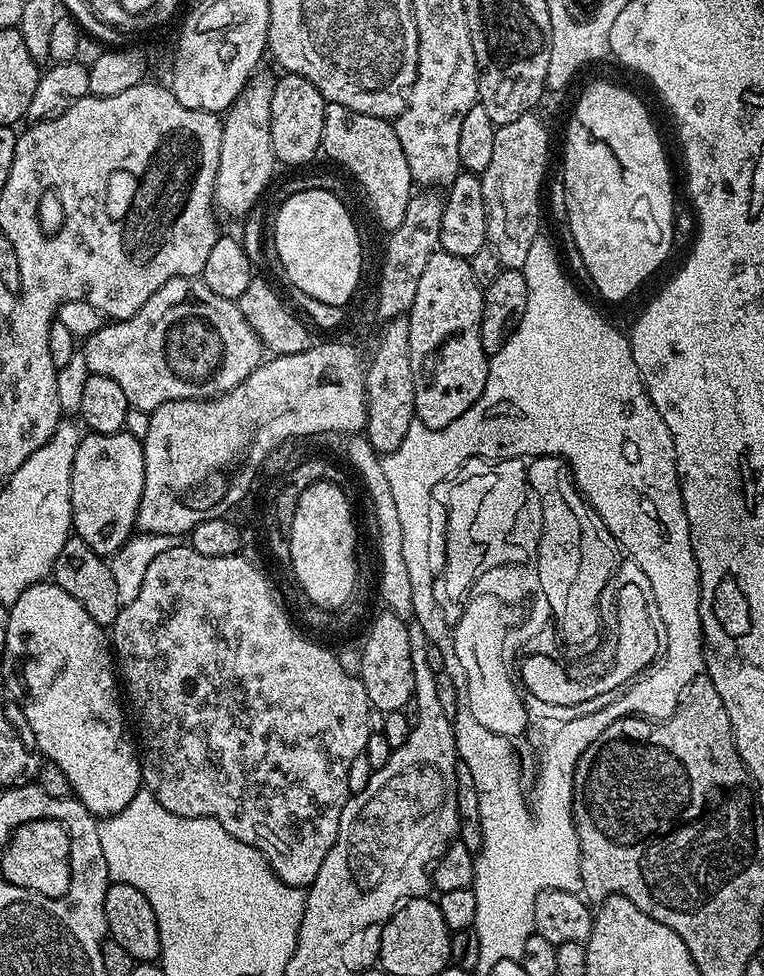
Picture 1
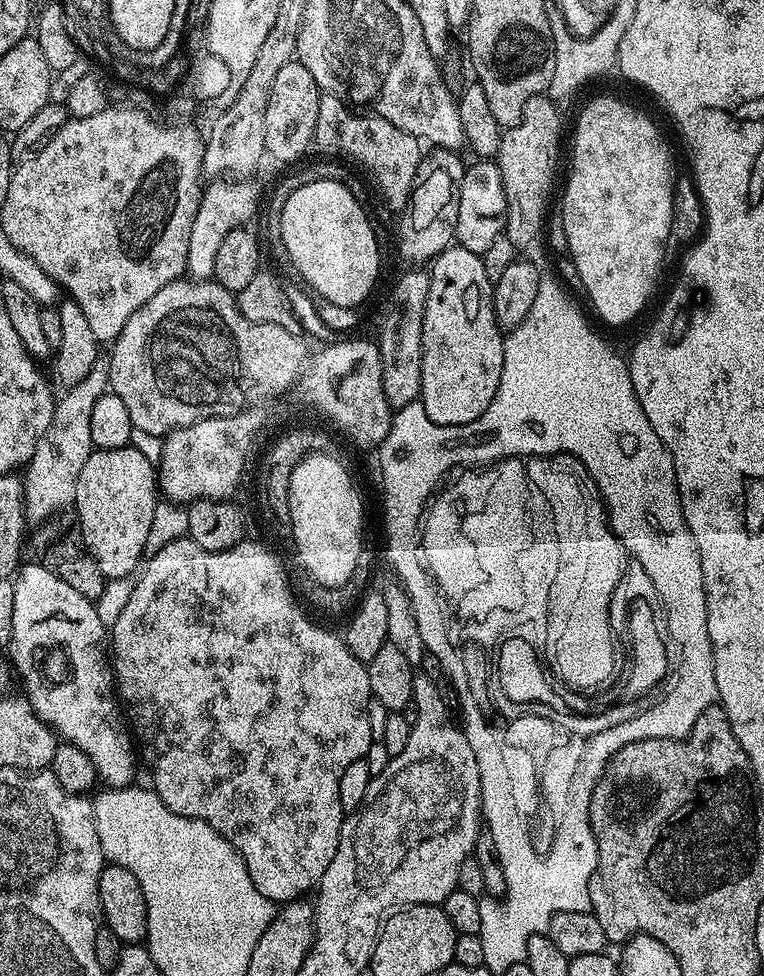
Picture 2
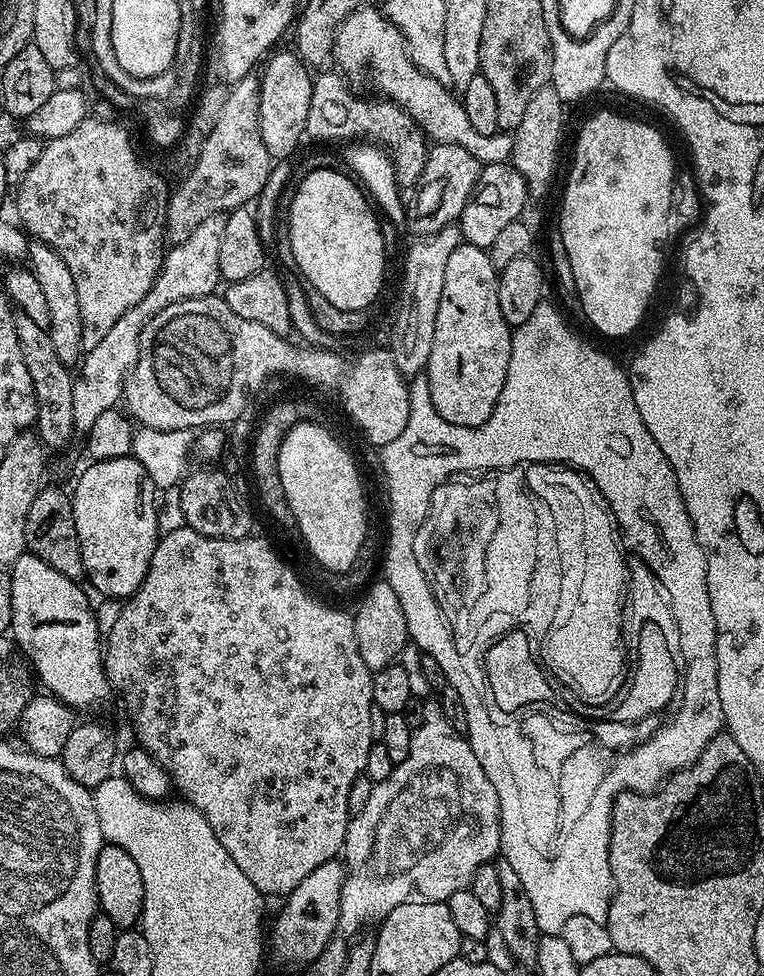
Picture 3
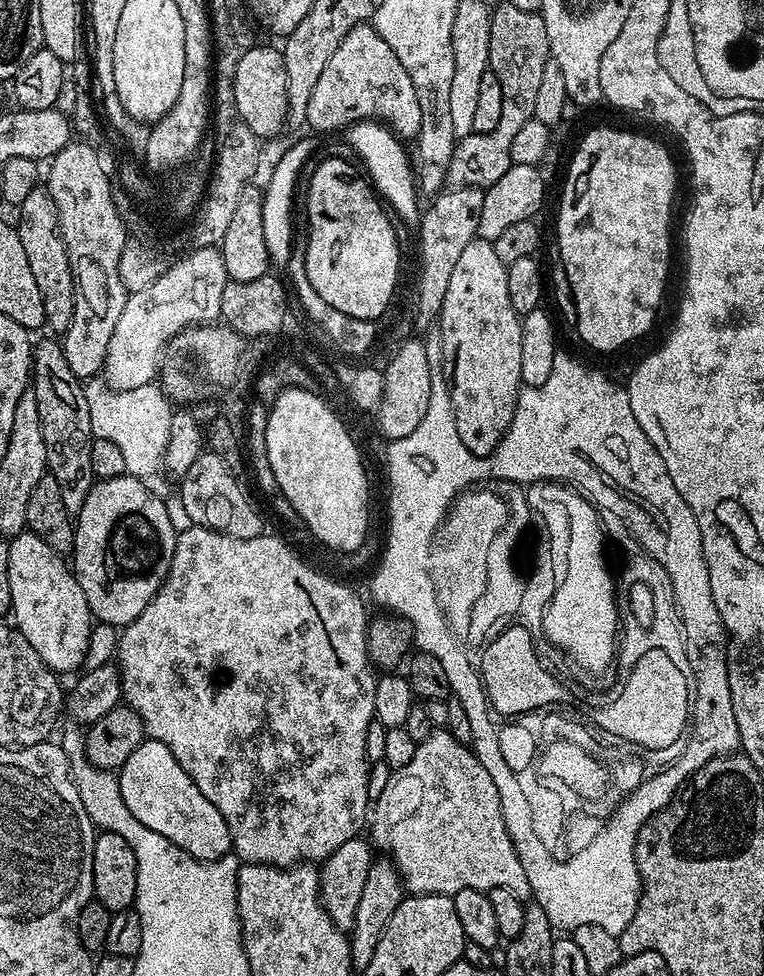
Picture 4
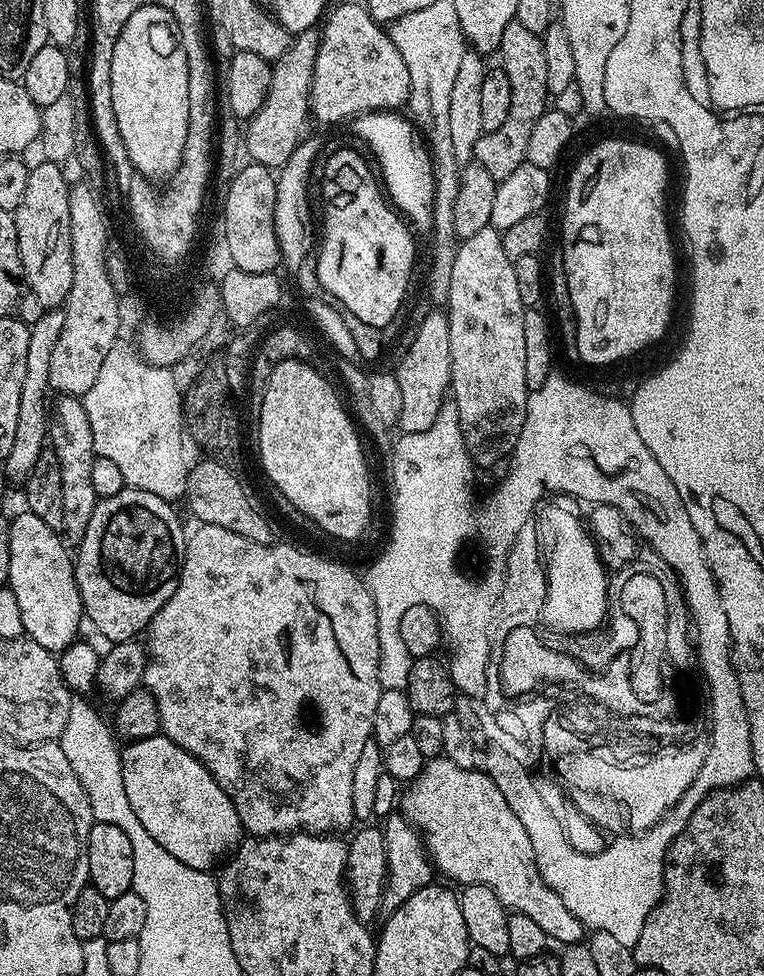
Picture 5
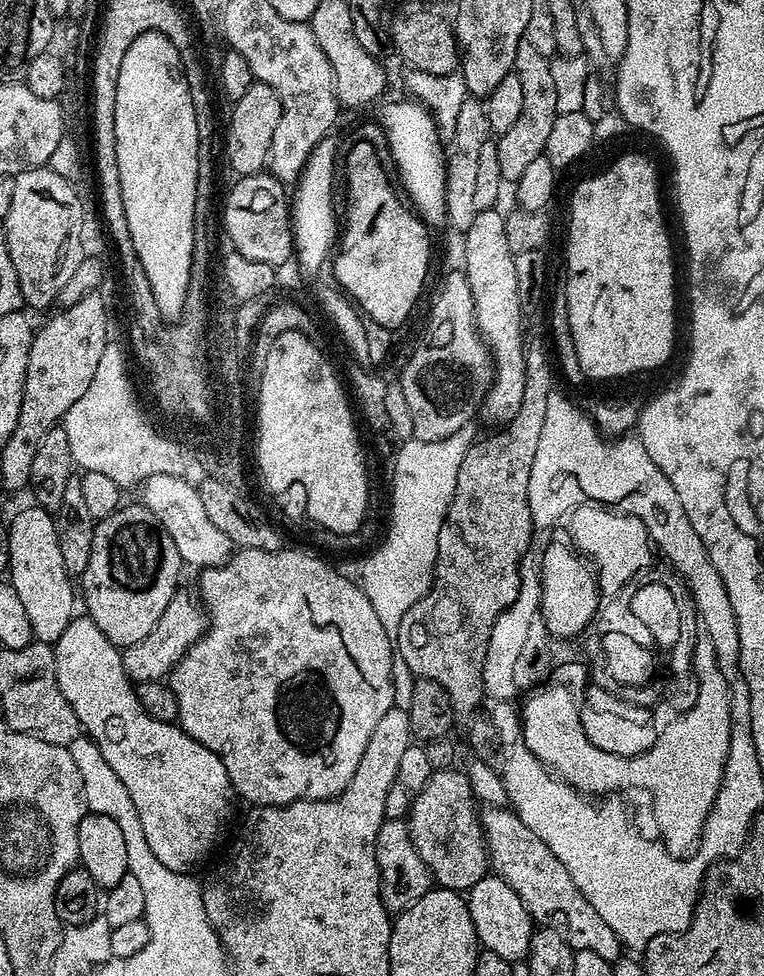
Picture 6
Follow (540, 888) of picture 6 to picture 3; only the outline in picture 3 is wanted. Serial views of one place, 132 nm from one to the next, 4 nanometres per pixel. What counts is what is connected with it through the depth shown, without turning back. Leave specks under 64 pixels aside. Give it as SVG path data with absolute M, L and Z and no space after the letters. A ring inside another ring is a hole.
M425 703L423 721L422 726L412 730L410 754L406 754L406 759L398 762L393 767L390 778L373 784L372 793L369 801L366 802L366 806L362 807L360 812L355 813L349 819L342 853L342 863L346 871L344 874L344 885L342 886L342 902L340 903L338 926L336 927L337 933L341 937L344 935L348 936L347 938L352 938L357 934L363 933L367 929L364 928L367 924L373 923L372 925L375 925L383 920L385 916L390 914L390 910L394 910L394 906L402 906L410 902L447 902L450 894L454 894L458 890L471 885L474 878L474 870L478 870L478 866L493 863L501 851L500 814L502 809L498 802L498 794L494 790L490 778L486 778L486 770L482 770L482 762L478 762L478 758L474 754L472 747L468 745L467 739L461 733L460 736L456 733L457 725L449 720L448 713L444 711L439 703Z

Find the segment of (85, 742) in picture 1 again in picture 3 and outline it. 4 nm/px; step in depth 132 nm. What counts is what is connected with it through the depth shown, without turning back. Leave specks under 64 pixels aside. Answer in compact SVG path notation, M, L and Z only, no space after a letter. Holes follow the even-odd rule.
M31 554L18 557L10 571L14 598L10 636L26 657L35 679L39 683L41 680L51 695L73 710L83 713L98 707L110 693L110 685L104 672L96 613L90 604L88 608L81 585Z

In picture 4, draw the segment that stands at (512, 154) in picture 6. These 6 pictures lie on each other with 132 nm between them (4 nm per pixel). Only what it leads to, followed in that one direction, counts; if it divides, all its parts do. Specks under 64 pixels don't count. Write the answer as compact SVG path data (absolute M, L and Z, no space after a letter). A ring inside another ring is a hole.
M504 2L491 9L490 58L488 66L502 82L502 118L498 126L489 132L473 132L471 136L461 136L456 141L454 158L450 158L447 183L466 188L489 188L506 170L512 168L508 151L518 135L518 130L535 117L534 97L542 83L542 70L550 58L546 22L539 12L518 10L511 2Z

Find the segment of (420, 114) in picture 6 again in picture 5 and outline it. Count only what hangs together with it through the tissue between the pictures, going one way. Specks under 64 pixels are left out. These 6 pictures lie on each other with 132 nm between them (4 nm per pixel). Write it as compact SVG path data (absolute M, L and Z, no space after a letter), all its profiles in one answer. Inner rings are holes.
M369 112L353 119L355 134L374 154L376 166L389 201L402 213L417 234L428 234L432 229L434 194L432 157L422 143L415 125L396 112Z

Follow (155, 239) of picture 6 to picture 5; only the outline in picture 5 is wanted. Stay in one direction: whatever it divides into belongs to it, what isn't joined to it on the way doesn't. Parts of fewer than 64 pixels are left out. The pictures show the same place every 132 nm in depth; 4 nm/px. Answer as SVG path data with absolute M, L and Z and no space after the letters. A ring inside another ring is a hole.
M142 6L130 14L114 45L110 71L114 117L135 171L151 182L168 182L179 170L190 120L190 78L186 50L180 47L180 31L174 14L162 6Z

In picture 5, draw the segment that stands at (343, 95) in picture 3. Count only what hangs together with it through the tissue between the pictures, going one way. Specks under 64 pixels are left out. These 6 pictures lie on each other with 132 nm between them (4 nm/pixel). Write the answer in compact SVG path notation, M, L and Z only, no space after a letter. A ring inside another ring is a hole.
M363 3L340 4L331 12L332 9L322 20L318 58L312 75L311 115L324 124L340 124L347 116L348 120L364 113L403 109L410 94L410 70L406 70L406 62L402 62L402 54L398 54L391 35L376 23Z

